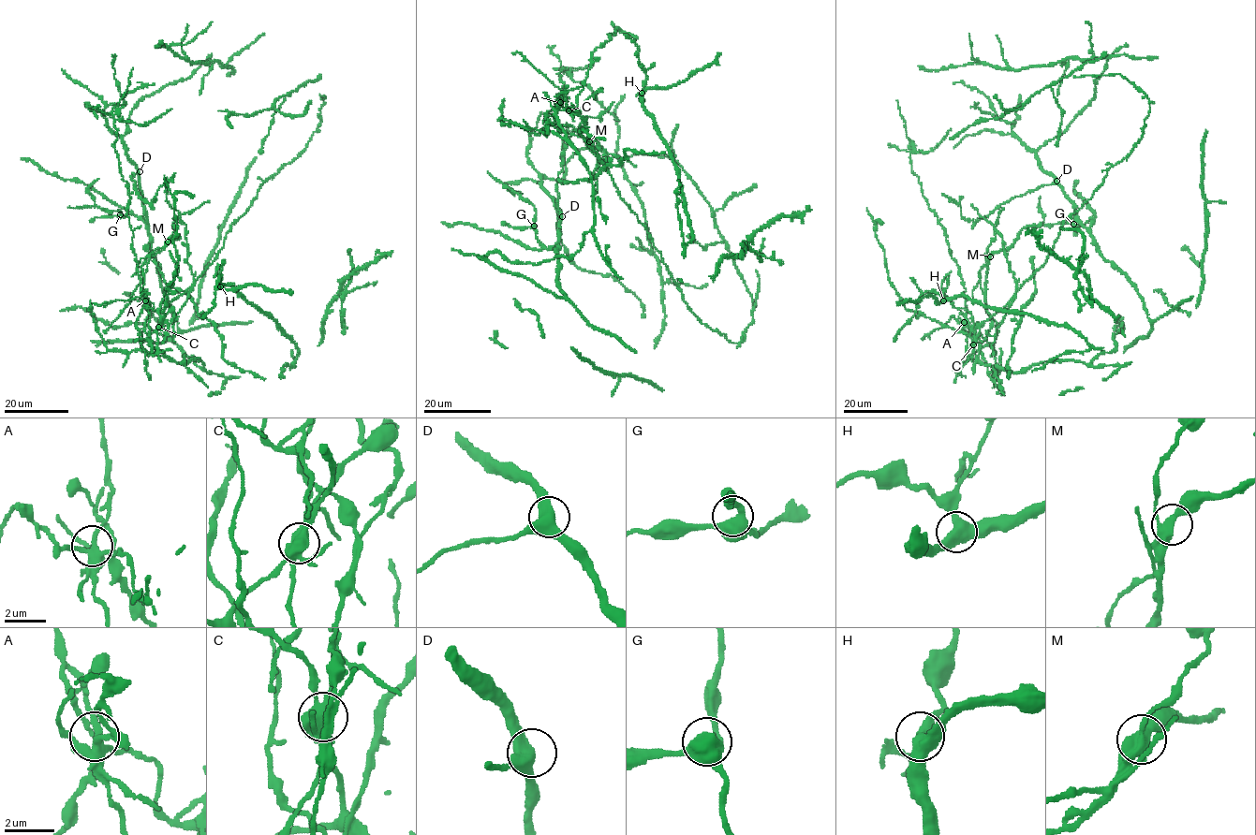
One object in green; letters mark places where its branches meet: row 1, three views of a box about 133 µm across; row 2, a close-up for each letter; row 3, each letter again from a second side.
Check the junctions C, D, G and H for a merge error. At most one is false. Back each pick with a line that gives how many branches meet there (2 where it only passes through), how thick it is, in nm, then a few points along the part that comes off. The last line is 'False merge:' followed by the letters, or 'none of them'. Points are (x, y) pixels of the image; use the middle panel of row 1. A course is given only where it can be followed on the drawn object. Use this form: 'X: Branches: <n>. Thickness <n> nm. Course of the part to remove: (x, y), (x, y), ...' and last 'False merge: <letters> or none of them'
C: Branches: 5. Thickness 550 nm. Course of the part to remove: (568, 110), (582, 118), (587, 147), (646, 227), (687, 306), (732, 343), (744, 340), (752, 322), (756, 270)
False merge: C

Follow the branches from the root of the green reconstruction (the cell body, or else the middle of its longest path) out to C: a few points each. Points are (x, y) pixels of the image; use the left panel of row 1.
C: (178, 211), (185, 226), (185, 262), (195, 283), (170, 300), (170, 310), (158, 326)

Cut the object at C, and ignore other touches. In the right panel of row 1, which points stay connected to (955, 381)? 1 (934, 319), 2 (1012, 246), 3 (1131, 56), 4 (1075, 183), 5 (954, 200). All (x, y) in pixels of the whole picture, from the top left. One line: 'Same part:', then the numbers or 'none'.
Same part: 2

